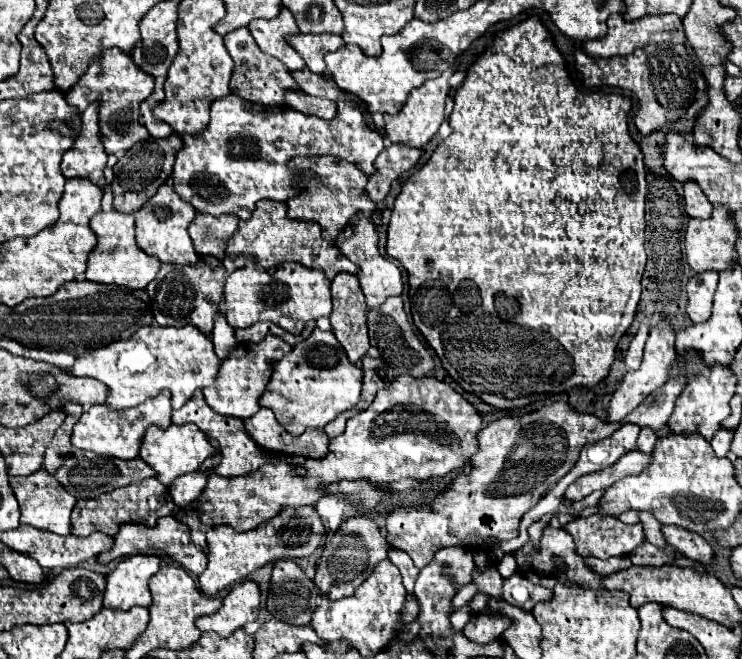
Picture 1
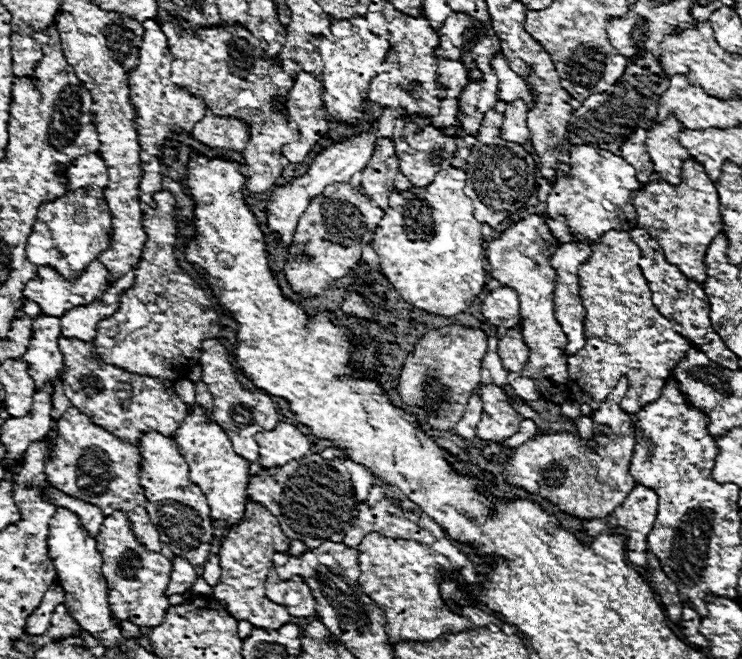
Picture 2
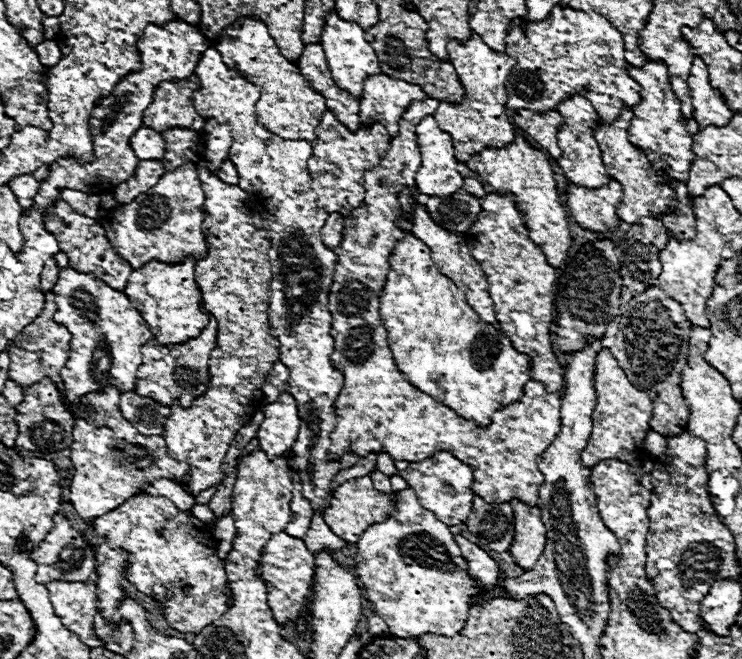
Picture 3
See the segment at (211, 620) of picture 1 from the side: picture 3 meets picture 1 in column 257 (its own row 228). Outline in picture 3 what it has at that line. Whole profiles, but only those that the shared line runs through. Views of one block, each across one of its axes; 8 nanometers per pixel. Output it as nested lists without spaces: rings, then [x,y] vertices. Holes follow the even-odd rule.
[[[610,180],[598,190],[586,190],[570,184],[566,190],[566,206],[572,218],[590,232],[608,232],[620,226],[616,210],[622,202],[622,186]]]

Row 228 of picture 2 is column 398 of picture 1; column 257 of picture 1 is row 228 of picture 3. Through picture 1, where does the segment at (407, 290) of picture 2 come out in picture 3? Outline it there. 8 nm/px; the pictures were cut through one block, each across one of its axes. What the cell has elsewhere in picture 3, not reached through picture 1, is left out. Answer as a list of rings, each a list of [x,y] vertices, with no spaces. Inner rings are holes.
[[[490,192],[482,198],[482,206],[484,210],[464,238],[470,254],[486,272],[496,318],[504,334],[512,340],[512,346],[530,356],[532,380],[544,384],[544,388],[554,394],[562,394],[564,368],[560,366],[550,342],[550,326],[556,320],[556,268],[546,262],[540,246],[528,238],[524,214],[518,210],[512,194]]]

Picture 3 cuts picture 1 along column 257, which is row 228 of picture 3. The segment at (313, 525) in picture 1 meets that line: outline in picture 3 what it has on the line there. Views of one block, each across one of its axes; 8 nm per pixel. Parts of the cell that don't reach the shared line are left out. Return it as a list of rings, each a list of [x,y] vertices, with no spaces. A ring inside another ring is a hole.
[[[516,136],[512,144],[504,148],[486,148],[476,154],[468,162],[470,170],[480,174],[480,182],[486,184],[494,192],[510,192],[516,196],[516,204],[526,214],[526,226],[530,230],[530,238],[544,250],[544,256],[552,268],[560,268],[568,258],[568,250],[572,246],[570,224],[566,206],[560,200],[560,188],[554,178],[554,170],[548,162],[548,156],[536,148],[532,148],[522,136]]]

